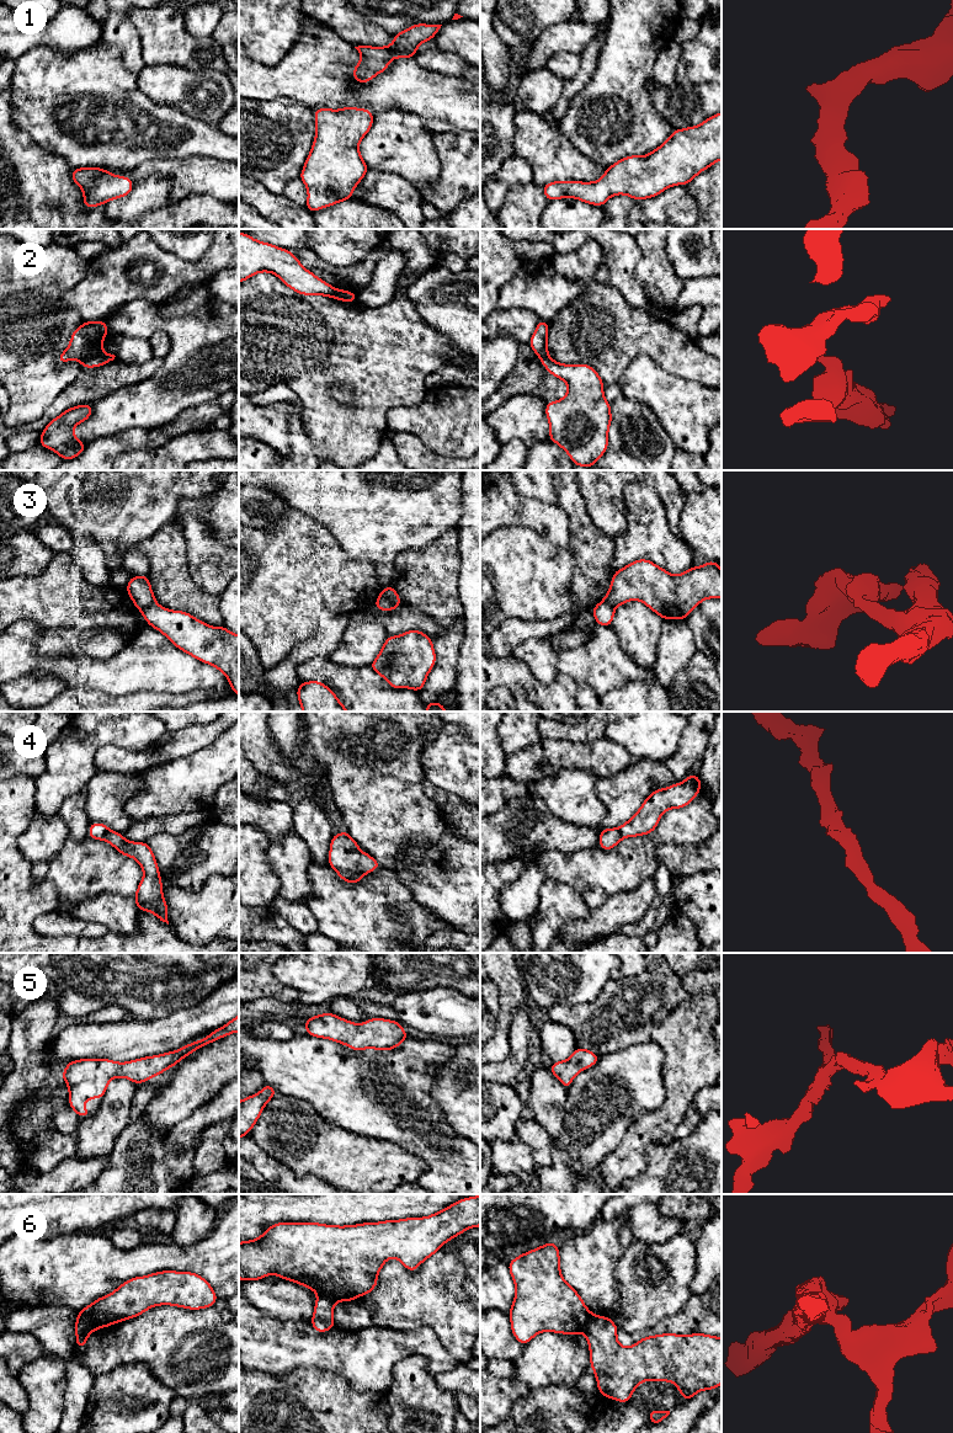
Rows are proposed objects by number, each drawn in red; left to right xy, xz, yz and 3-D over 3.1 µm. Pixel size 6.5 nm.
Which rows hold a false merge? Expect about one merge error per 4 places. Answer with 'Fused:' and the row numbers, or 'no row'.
Fused: 2, 3, 6

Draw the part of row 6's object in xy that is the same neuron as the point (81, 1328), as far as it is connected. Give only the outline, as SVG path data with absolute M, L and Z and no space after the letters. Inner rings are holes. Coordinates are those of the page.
M76 1319L75 1335L76 1335L76 1349L82 1349L89 1338L89 1335L95 1330L90 1328L87 1322L82 1319Z

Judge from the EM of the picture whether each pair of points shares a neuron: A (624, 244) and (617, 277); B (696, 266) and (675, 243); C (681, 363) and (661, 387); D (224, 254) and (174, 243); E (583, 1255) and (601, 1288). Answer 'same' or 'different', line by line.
A: same
B: same
C: different
D: different
E: same

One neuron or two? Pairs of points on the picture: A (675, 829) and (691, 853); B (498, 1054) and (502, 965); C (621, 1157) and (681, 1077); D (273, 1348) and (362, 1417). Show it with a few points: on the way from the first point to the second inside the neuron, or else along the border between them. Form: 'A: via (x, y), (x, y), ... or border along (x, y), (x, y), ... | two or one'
A: border along (708, 837), (698, 843), (660, 845), (658, 848) | two
B: via (502, 1032), (506, 1015), (506, 987) | one
C: via (640, 1139), (676, 1103), (679, 1097) | one
D: border along (320, 1368), (294, 1368), (281, 1376), (271, 1375) | two

